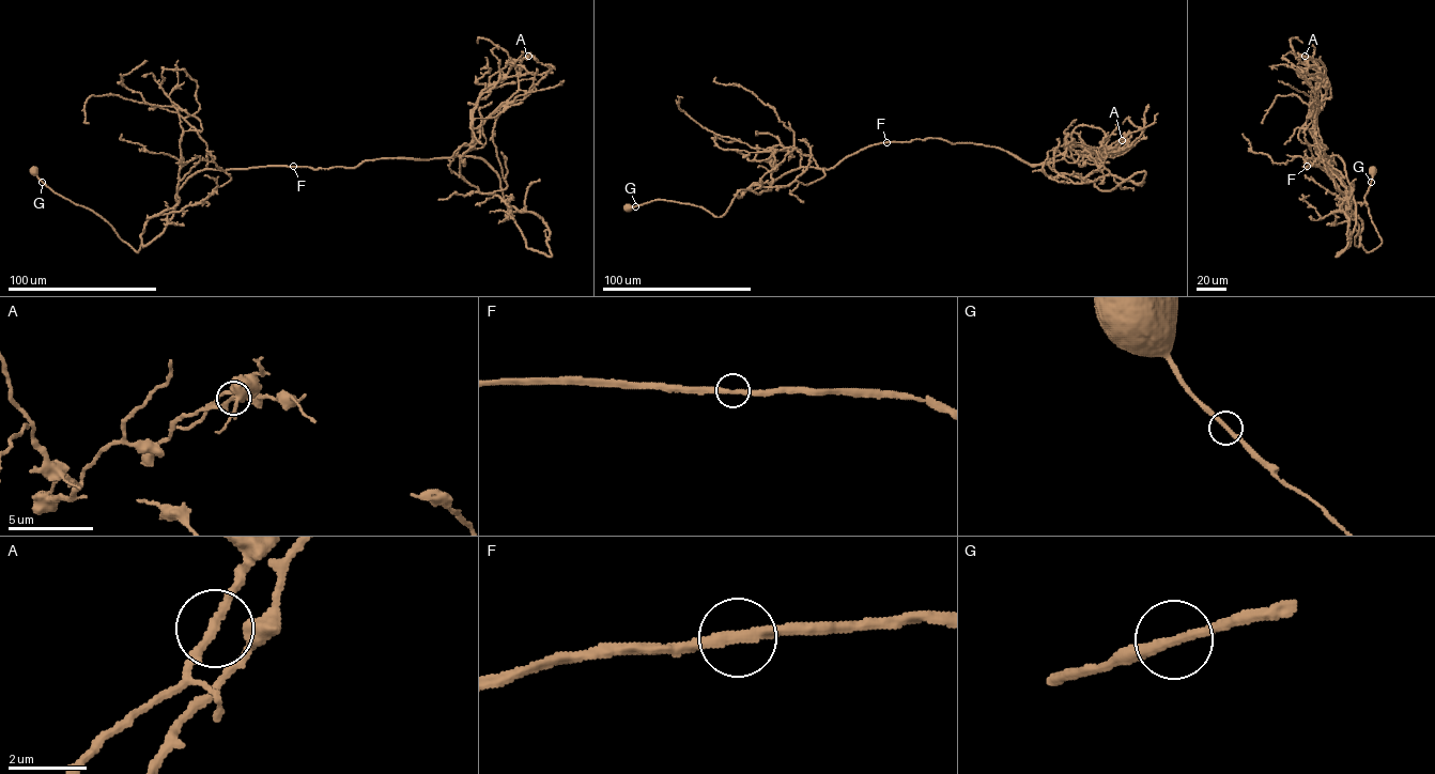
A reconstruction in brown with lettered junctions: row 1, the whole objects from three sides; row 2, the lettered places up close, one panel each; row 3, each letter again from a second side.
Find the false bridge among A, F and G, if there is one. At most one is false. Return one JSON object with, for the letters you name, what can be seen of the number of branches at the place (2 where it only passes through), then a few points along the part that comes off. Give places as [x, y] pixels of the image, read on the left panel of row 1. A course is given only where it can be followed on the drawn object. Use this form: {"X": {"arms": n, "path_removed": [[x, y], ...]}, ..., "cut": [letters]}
{"A": {"arms": 2, "path_removed": [[528, 57], [489, 79], [472, 142], [450, 163], [480, 192], [507, 186], [496, 118], [518, 95], [564, 80]]}, "cut": ["A"]}

